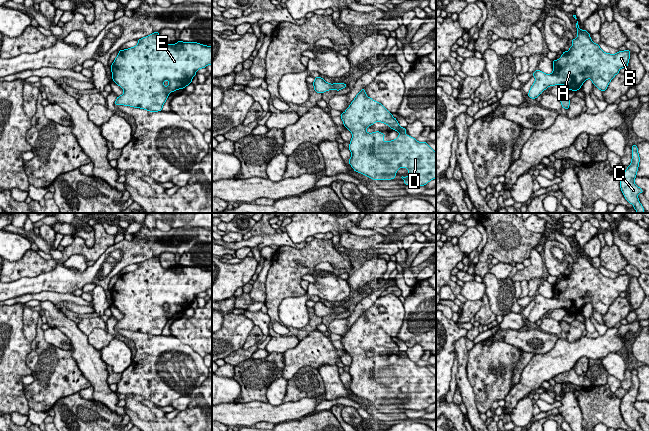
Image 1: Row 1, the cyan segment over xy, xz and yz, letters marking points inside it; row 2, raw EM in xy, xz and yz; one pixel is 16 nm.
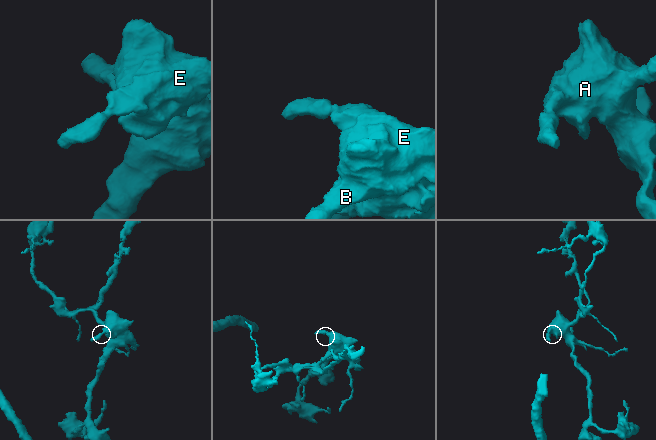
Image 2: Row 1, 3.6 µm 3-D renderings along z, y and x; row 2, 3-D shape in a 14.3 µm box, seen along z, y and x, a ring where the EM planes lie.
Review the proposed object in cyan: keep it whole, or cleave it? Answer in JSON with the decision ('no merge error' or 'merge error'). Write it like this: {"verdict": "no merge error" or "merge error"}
{"verdict": "no merge error"}

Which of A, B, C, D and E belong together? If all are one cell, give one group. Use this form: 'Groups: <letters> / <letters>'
Groups: A B C D E

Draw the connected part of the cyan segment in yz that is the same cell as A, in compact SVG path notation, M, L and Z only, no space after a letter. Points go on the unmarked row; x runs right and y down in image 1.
M578 245L576 252L577 262L572 264L572 271L567 276L563 275L562 280L553 285L553 296L545 298L537 293L533 297L535 306L528 317L530 322L536 323L545 313L554 309L565 309L567 313L577 315L587 303L591 303L598 313L605 315L619 294L628 290L631 278L629 274L619 275L616 278L605 277L591 264L590 258L585 253L579 252Z

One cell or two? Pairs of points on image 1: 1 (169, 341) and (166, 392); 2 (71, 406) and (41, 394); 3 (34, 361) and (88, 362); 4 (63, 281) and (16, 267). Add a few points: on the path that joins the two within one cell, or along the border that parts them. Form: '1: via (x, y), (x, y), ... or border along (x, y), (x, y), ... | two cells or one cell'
1: via (156, 354), (153, 357), (153, 379) | one cell
2: border along (78, 391), (61, 397), (51, 408) | two cells
3: border along (71, 350), (71, 356), (79, 370), (89, 381) | two cells
4: border along (61, 265), (58, 263), (49, 271), (16, 280) | two cells

